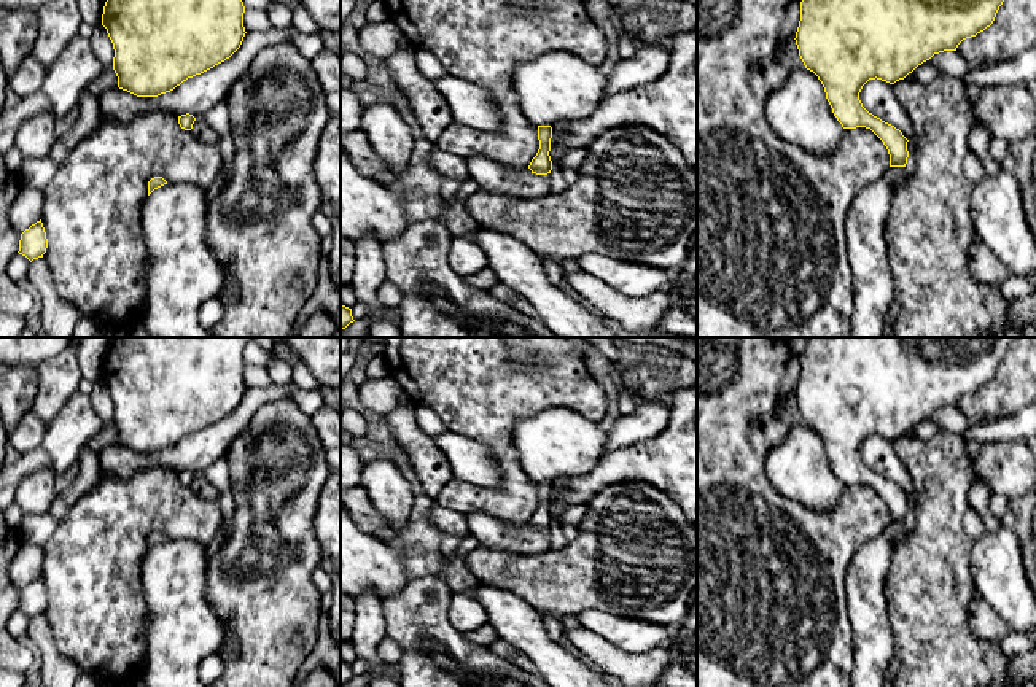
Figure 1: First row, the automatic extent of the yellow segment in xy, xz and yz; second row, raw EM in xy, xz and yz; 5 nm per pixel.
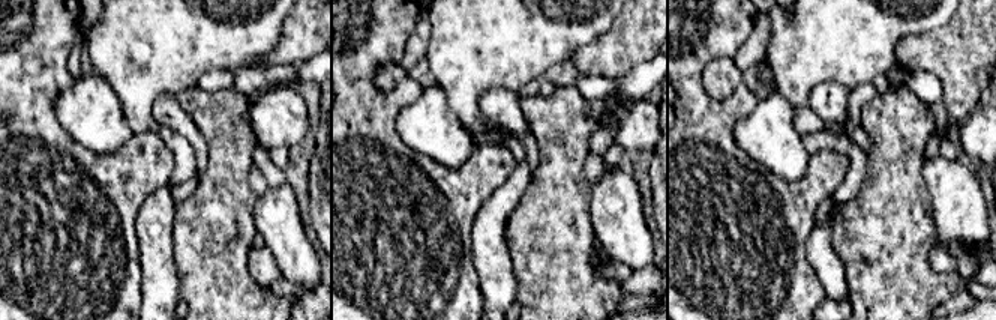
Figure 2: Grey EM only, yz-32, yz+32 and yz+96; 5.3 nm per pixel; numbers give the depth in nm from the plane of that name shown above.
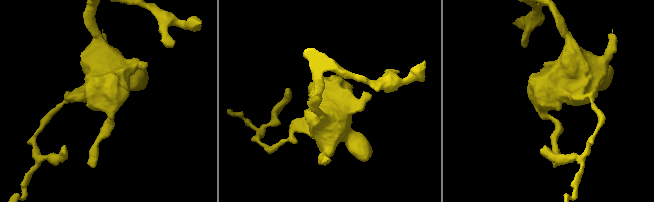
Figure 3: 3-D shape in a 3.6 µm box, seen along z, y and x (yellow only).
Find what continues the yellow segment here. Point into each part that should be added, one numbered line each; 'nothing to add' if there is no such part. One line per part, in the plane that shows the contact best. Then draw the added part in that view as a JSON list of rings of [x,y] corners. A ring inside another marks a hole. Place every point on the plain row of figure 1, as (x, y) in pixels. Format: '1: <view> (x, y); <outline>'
nothing to add

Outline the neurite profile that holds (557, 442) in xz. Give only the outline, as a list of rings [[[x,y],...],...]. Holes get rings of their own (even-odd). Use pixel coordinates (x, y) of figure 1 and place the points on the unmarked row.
[[[565,407],[520,418],[514,428],[517,458],[535,482],[590,472],[603,456],[606,437],[595,421]]]

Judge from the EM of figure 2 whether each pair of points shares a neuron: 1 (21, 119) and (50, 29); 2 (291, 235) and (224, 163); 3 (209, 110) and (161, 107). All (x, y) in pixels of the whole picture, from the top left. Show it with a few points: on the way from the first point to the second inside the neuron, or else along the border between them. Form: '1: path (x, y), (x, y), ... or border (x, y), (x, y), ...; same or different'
1: path (21, 96), (21, 57), (27, 51); same
2: border (257, 196), (254, 203), (255, 230); different
3: border (176, 96), (203, 138); different

